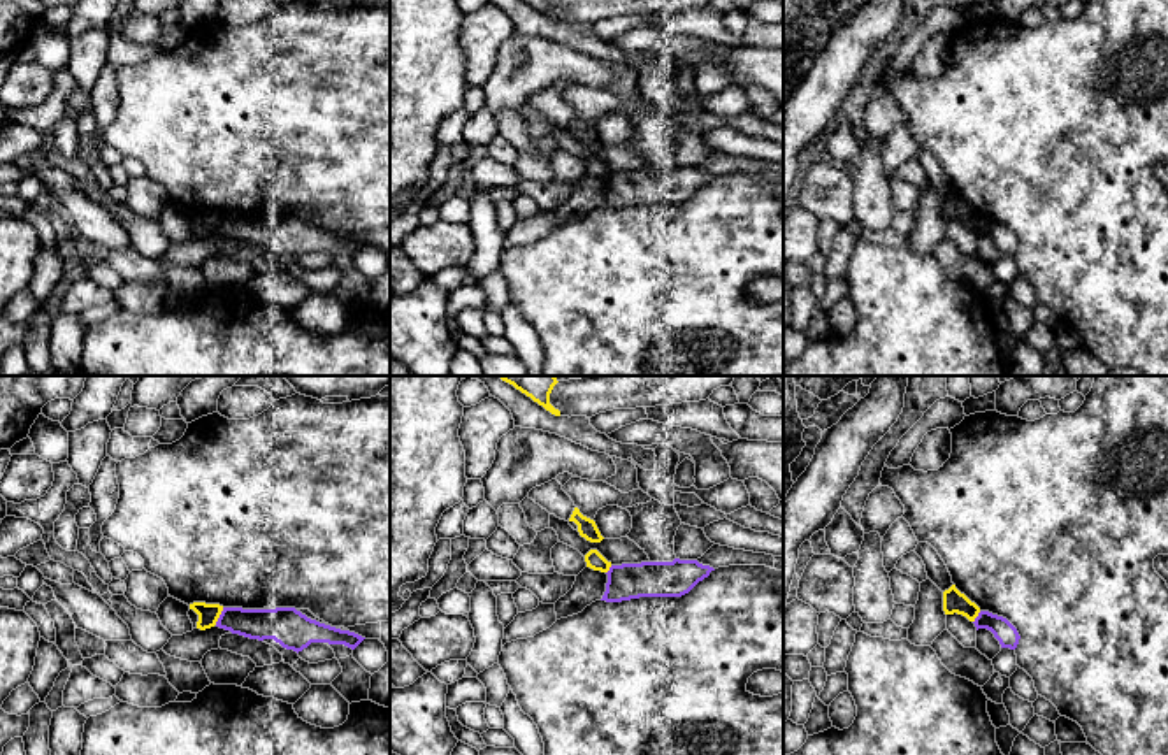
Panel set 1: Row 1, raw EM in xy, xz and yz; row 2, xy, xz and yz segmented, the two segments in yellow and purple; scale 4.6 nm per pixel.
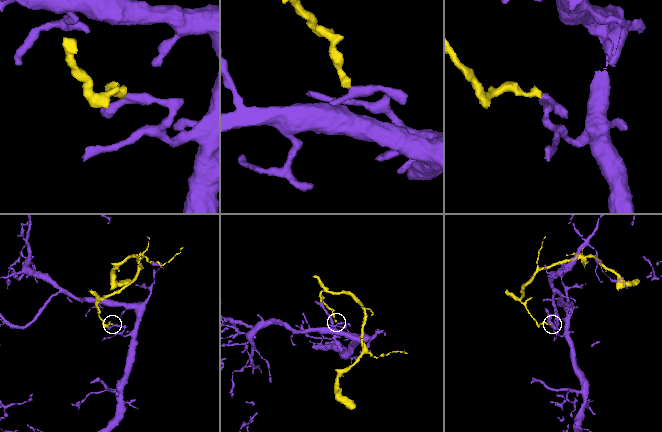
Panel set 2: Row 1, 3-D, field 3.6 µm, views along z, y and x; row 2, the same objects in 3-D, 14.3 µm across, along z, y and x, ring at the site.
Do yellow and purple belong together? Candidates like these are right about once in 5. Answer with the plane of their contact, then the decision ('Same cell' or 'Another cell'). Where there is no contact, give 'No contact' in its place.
Touches yellow in xy. Another cell

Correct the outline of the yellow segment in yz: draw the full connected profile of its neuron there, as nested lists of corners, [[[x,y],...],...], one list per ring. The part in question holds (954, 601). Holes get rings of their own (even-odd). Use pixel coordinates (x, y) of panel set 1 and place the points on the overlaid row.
[[[952,585],[948,590],[943,592],[943,611],[945,615],[963,615],[970,622],[975,622],[975,618],[980,613],[980,608],[971,602],[964,593],[961,593],[955,585]]]

